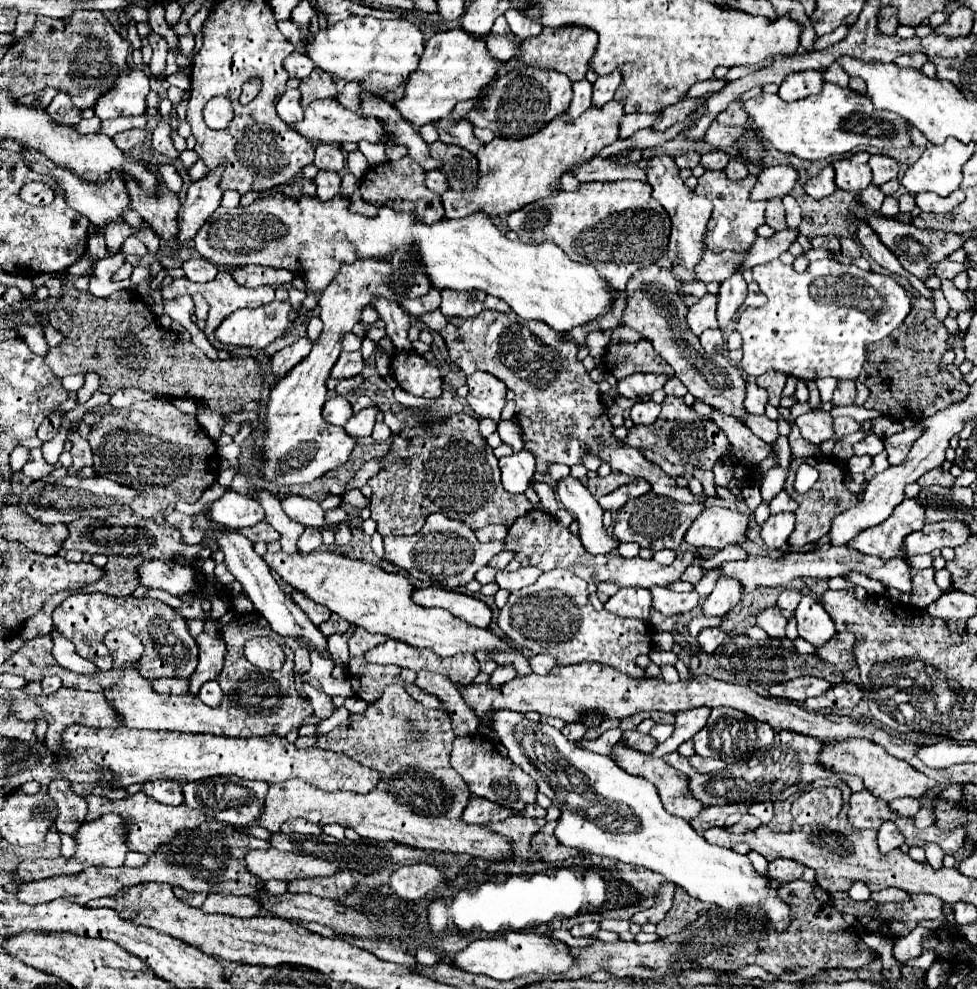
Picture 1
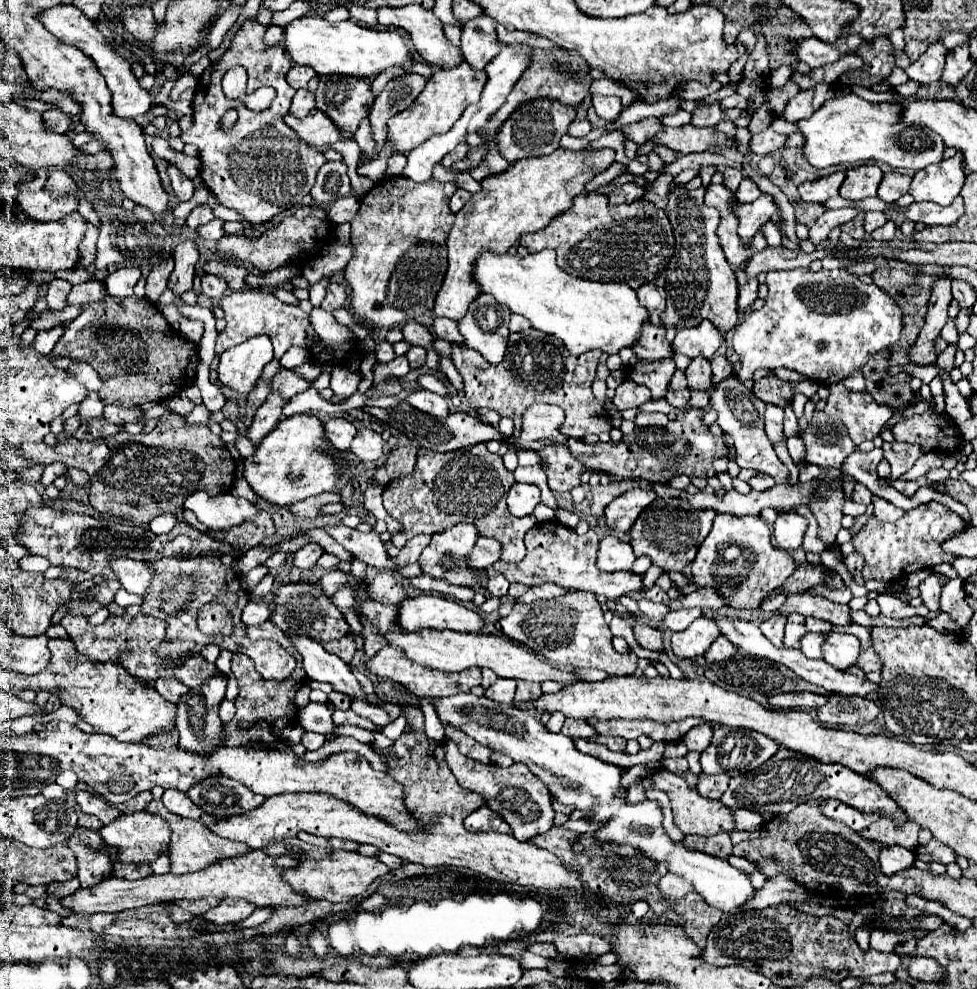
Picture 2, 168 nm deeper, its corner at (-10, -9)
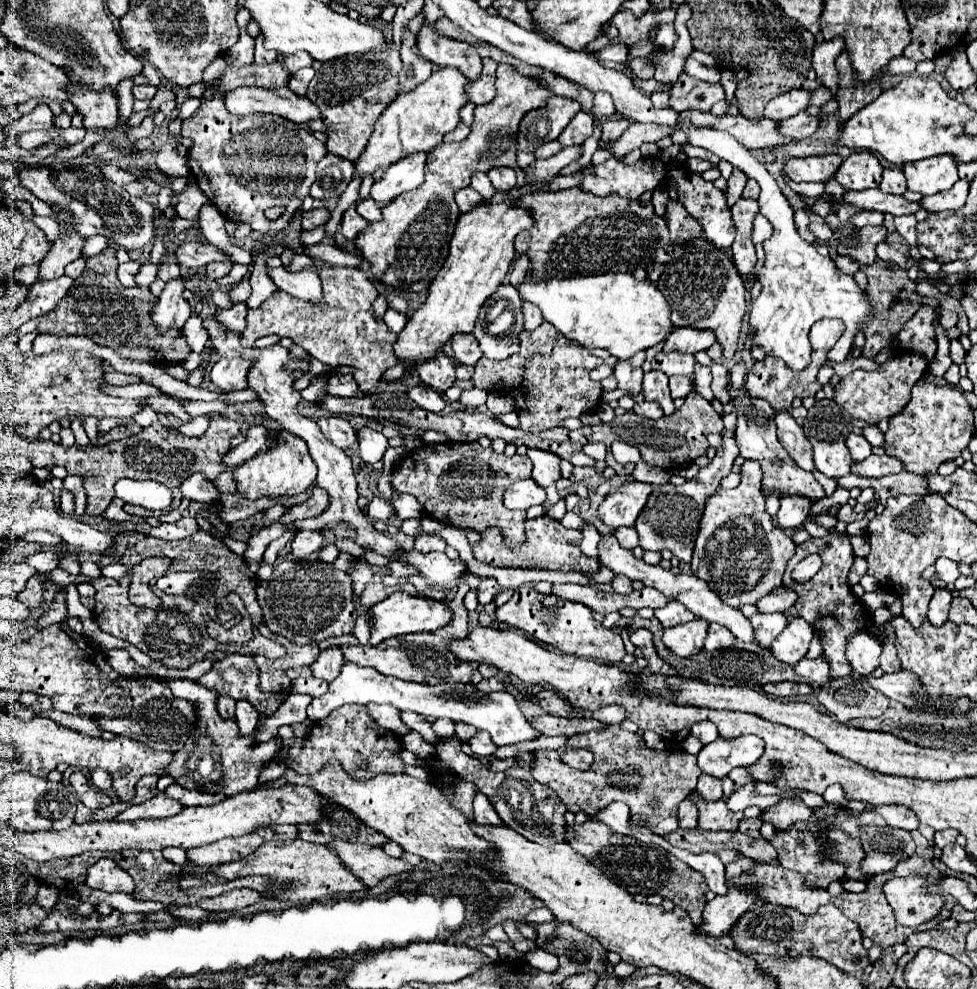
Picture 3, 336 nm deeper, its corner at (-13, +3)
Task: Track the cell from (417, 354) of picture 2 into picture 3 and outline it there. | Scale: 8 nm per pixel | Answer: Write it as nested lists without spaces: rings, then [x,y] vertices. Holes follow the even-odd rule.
[[[441,350],[435,354],[435,358],[431,358],[431,362],[417,362],[415,370],[419,378],[437,392],[447,390],[455,382],[455,362]]]

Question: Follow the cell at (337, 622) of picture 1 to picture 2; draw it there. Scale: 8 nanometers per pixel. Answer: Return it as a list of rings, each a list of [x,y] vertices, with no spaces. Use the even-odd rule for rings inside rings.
[[[348,634],[348,636],[344,636],[344,638],[340,638],[340,642],[330,642],[328,644],[328,648],[330,648],[330,652],[332,654],[336,654],[340,660],[344,660],[346,664],[350,664],[352,662],[352,658],[354,658],[354,652],[356,652],[356,648],[354,648],[354,642],[352,642],[352,636]]]

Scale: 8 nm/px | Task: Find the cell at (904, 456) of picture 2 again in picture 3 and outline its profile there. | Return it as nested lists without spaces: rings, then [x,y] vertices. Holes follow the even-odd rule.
[[[867,426],[863,430],[863,436],[871,442],[871,446],[885,446],[885,436],[877,426]]]

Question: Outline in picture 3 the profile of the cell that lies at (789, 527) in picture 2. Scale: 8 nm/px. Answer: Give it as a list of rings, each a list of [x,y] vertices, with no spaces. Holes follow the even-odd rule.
[[[785,496],[781,498],[781,508],[777,512],[777,522],[783,530],[797,530],[809,518],[811,502],[801,496]]]

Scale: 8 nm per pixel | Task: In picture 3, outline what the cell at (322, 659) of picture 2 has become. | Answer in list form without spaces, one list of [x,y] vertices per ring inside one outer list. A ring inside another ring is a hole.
[[[343,662],[339,676],[329,684],[329,690],[315,698],[309,708],[307,716],[313,722],[321,722],[327,718],[327,714],[343,704],[391,704],[399,710],[411,710],[421,714],[427,720],[437,720],[437,718],[449,718],[453,722],[465,722],[475,726],[477,730],[487,730],[491,734],[491,740],[497,746],[507,746],[507,744],[519,744],[525,740],[535,740],[541,736],[537,728],[531,726],[531,722],[523,716],[521,708],[517,706],[517,700],[511,692],[481,692],[475,690],[475,684],[467,686],[451,686],[451,684],[437,684],[437,686],[427,686],[419,682],[403,682],[391,676],[383,676],[377,670],[355,666],[353,662]]]

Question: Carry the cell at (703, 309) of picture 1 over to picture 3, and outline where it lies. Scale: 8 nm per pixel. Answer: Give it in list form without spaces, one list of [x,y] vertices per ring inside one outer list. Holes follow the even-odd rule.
[[[673,328],[671,336],[667,338],[663,350],[679,350],[679,352],[697,352],[707,350],[715,342],[715,334],[711,330],[695,330],[695,328]]]

